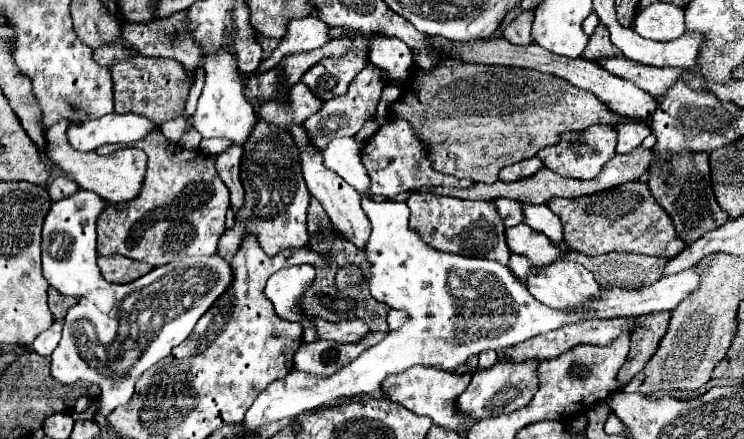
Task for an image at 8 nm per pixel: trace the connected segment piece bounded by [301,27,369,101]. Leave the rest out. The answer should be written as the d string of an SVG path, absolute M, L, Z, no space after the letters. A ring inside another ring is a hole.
M329 27L329 39L351 39L353 49L347 51L343 57L327 57L315 63L301 81L319 95L321 101L329 101L337 95L345 95L347 87L351 85L353 77L369 63L369 47L367 35L359 35L359 31L343 31L337 27Z

